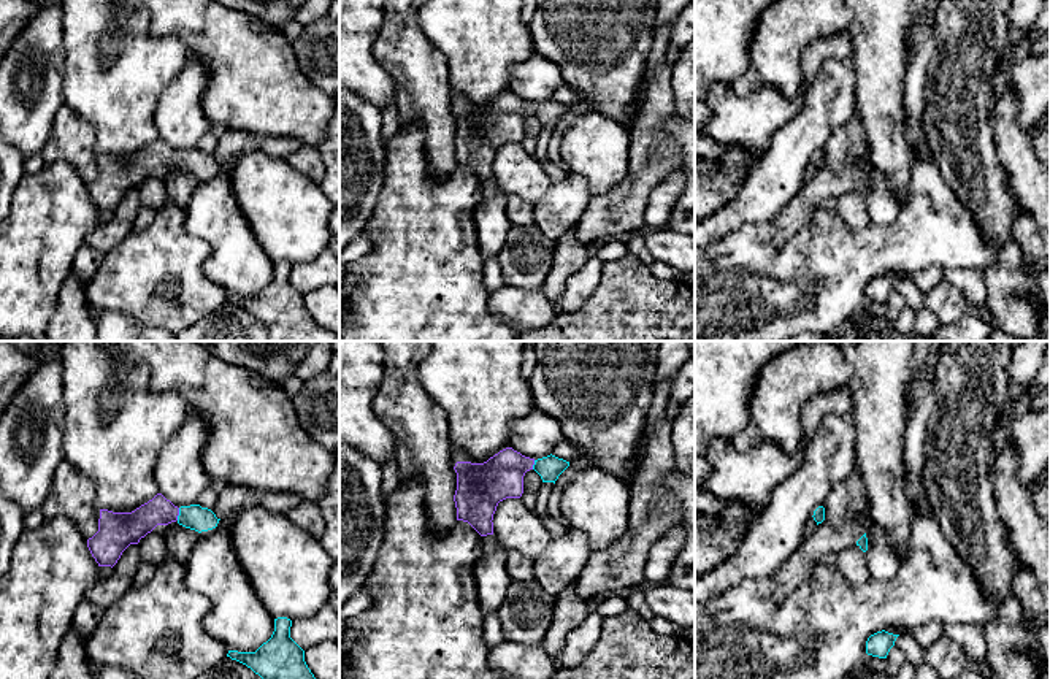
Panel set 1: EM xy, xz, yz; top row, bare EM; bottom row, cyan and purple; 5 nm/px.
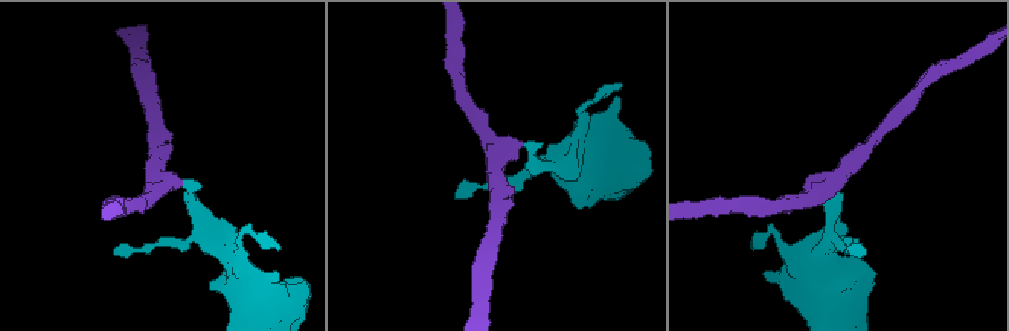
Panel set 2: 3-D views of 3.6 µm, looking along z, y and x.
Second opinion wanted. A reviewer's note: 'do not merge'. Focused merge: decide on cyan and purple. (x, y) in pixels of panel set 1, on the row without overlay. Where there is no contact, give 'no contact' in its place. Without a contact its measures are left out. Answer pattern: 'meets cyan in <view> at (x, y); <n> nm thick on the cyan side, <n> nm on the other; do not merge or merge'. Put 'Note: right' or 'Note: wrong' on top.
Note: wrong
meets cyan in xy at (180, 159); 130 nm thick on the cyan side, 150 nm on the other; merge

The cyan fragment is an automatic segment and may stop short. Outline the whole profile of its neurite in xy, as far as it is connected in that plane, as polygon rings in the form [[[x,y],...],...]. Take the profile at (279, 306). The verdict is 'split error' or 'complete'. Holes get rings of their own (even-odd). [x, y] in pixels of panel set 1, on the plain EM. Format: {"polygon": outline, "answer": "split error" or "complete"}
{"polygon": [[[274,263],[274,276],[255,297],[228,295],[268,330],[271,341],[339,341],[339,336],[314,322],[305,306],[305,295],[290,282],[292,265]]], "answer": "complete"}

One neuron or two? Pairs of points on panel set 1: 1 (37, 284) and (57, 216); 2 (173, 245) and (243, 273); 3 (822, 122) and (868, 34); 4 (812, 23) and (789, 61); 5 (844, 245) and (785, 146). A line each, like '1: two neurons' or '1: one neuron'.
1: one neuron
2: two neurons
3: two neurons
4: one neuron
5: two neurons

